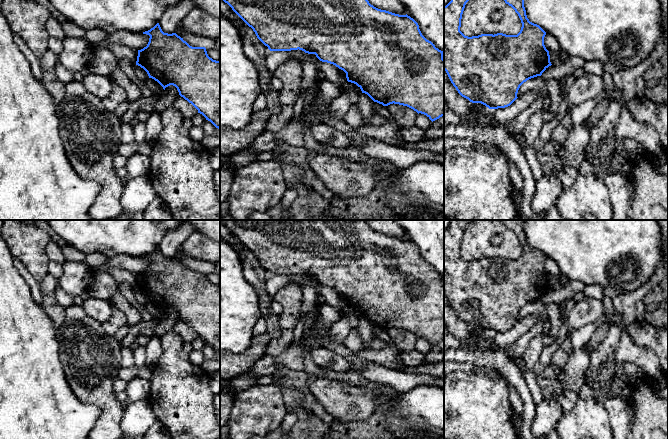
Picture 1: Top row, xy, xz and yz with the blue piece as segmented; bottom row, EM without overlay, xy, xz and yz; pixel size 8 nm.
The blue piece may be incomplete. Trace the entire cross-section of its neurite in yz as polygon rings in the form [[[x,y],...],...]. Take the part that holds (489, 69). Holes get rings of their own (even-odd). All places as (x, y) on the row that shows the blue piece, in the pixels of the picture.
[[[451,0],[444,6],[444,70],[458,93],[472,103],[481,103],[489,109],[510,106],[518,97],[520,86],[527,80],[541,76],[551,66],[549,51],[544,45],[546,32],[537,24],[529,21],[524,7],[524,0],[504,0],[518,14],[522,27],[517,35],[481,34],[468,37],[461,31],[461,19],[469,0]]]

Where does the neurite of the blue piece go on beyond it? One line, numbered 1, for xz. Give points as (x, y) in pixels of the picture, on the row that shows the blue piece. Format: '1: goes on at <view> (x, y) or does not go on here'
1: does not go on here

